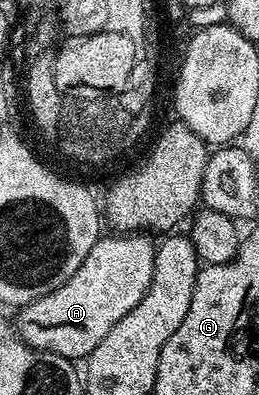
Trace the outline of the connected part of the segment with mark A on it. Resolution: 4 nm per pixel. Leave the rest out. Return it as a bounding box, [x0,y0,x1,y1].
[16,232,155,361]

